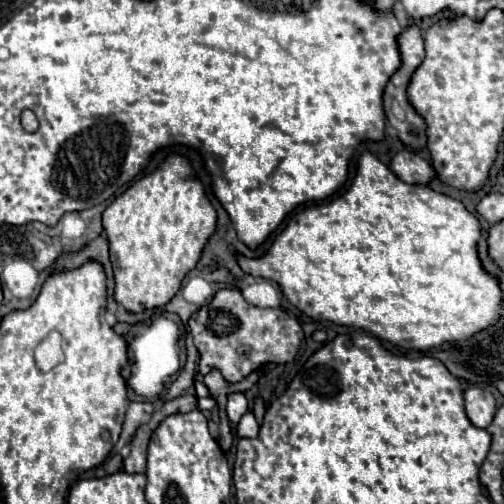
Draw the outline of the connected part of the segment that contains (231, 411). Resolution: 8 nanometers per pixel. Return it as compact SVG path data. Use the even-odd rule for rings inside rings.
M228 394L226 414L232 424L238 424L238 420L248 412L248 400L244 394Z

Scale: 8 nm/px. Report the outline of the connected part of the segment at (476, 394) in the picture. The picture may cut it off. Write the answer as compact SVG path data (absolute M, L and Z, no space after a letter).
M468 388L464 392L464 402L466 402L466 414L470 422L478 428L486 428L494 414L496 414L496 404L494 396L486 388Z

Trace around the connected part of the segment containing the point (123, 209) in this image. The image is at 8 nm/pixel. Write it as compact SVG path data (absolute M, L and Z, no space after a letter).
M168 154L154 172L136 180L104 210L102 224L110 242L110 260L116 280L116 302L130 312L142 312L164 306L174 298L182 284L182 278L196 266L206 240L216 228L216 210L210 204L202 182L194 176L190 160L180 154Z

